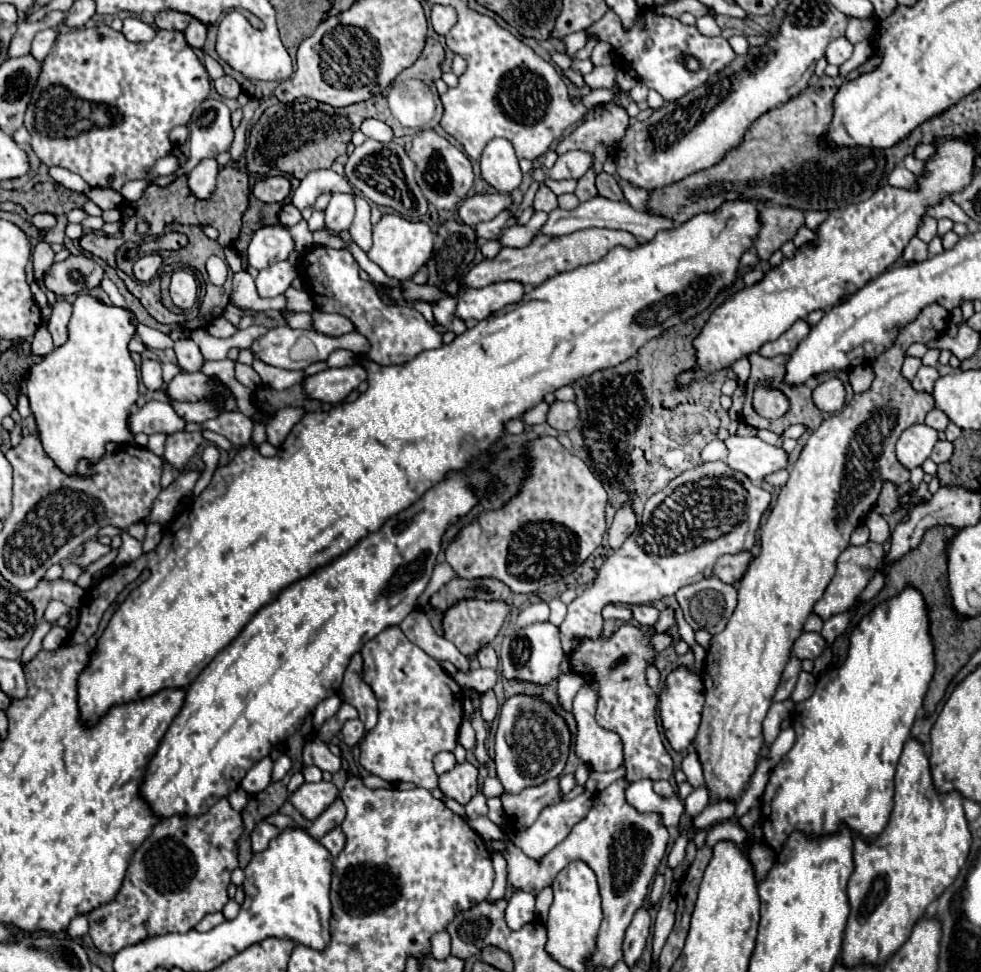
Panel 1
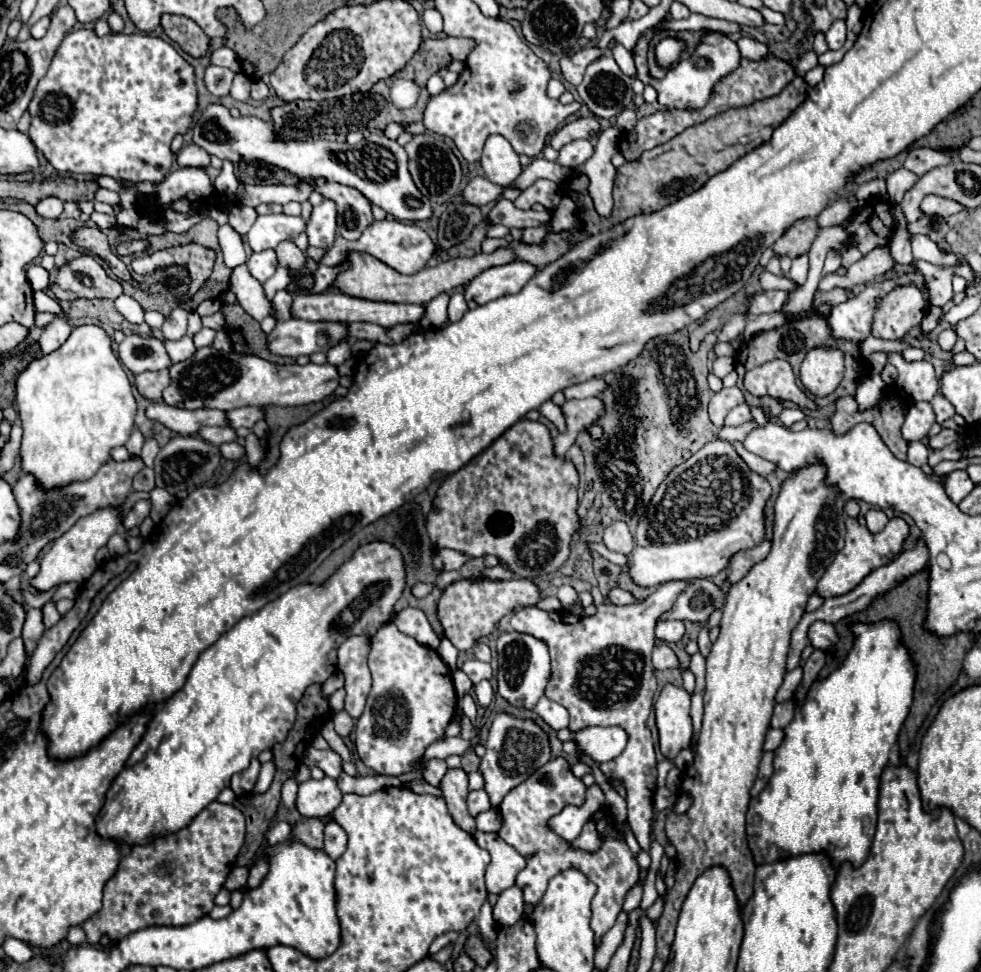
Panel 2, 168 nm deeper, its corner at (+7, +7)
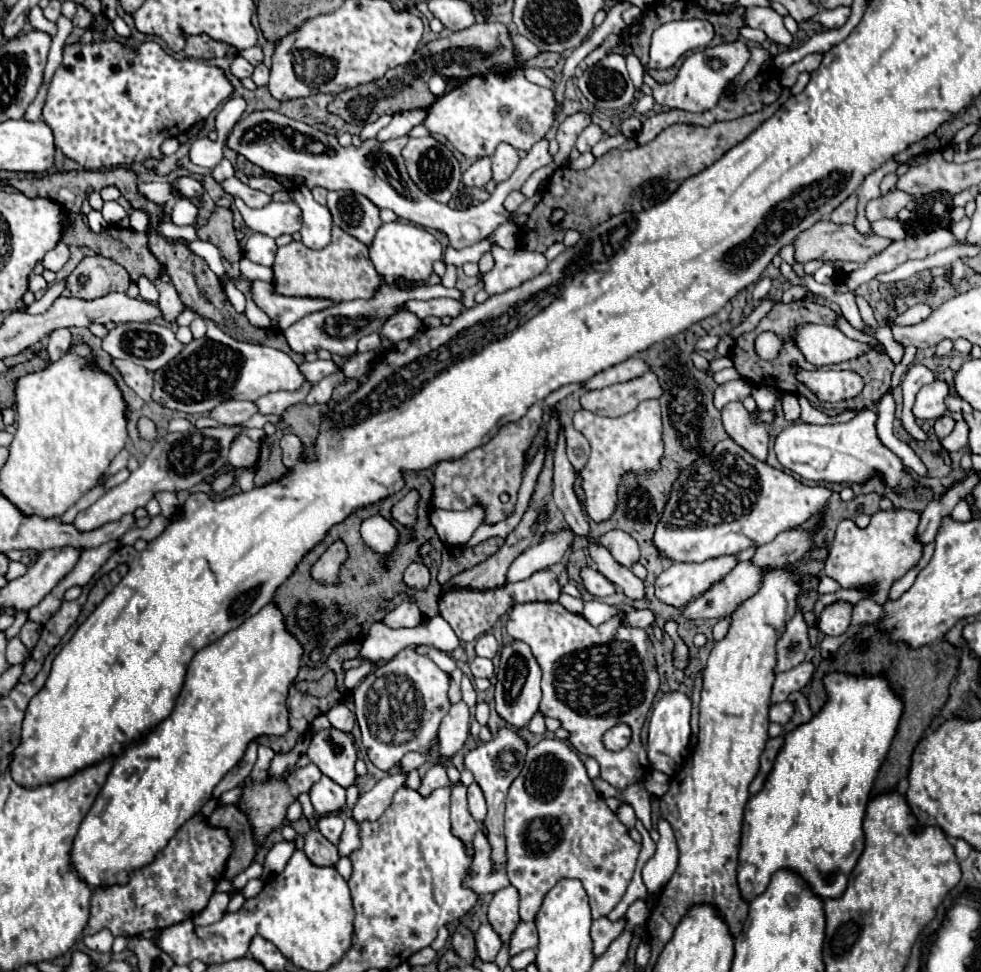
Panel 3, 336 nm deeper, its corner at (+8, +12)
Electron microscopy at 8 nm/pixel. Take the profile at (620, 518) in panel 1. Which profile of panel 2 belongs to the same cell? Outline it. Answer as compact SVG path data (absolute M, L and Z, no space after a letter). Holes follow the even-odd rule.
M616 522L604 530L604 544L608 550L630 554L634 548L634 538L624 522Z

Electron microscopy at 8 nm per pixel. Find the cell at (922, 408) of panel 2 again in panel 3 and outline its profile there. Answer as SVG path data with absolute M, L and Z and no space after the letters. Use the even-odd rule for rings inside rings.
M935 379L933 383L925 385L917 393L913 415L921 421L939 419L947 411L947 407L945 407L945 397L947 395L949 395L949 383L941 381L941 379Z

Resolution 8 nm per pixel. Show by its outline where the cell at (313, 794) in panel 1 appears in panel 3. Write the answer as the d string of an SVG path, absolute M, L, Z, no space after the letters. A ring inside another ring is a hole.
M321 777L311 793L311 803L319 815L329 815L333 811L341 811L345 807L345 789L331 781L329 777Z

